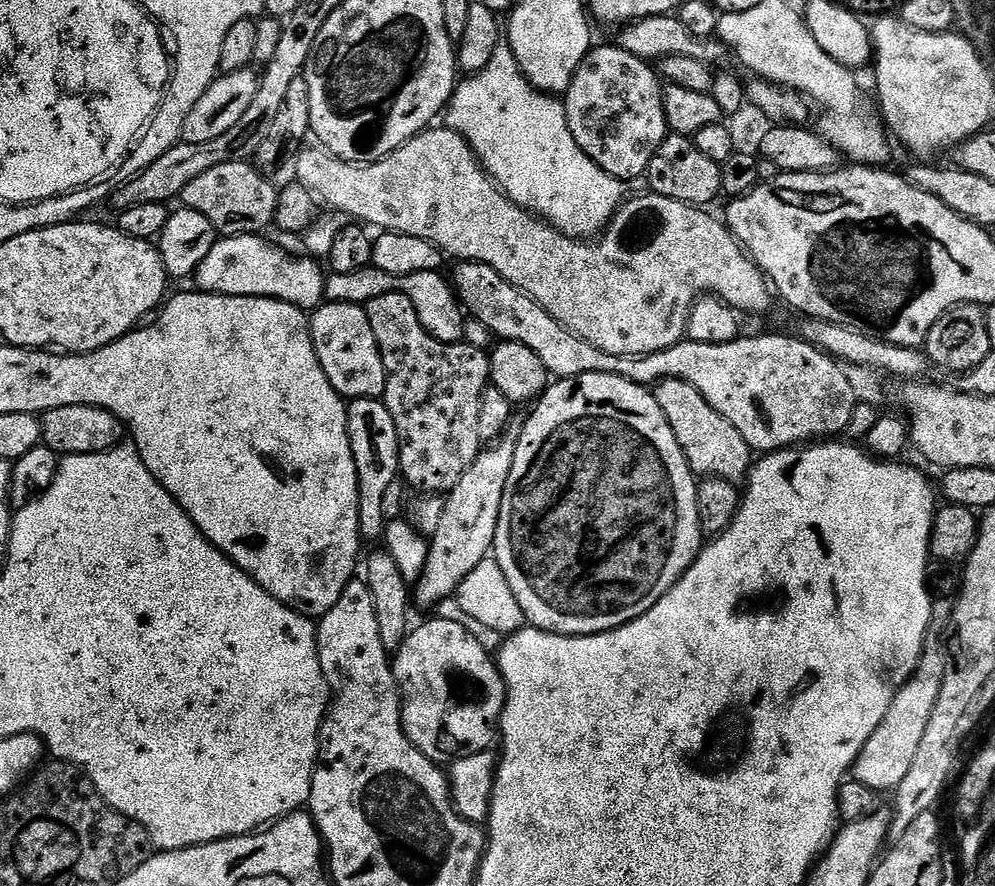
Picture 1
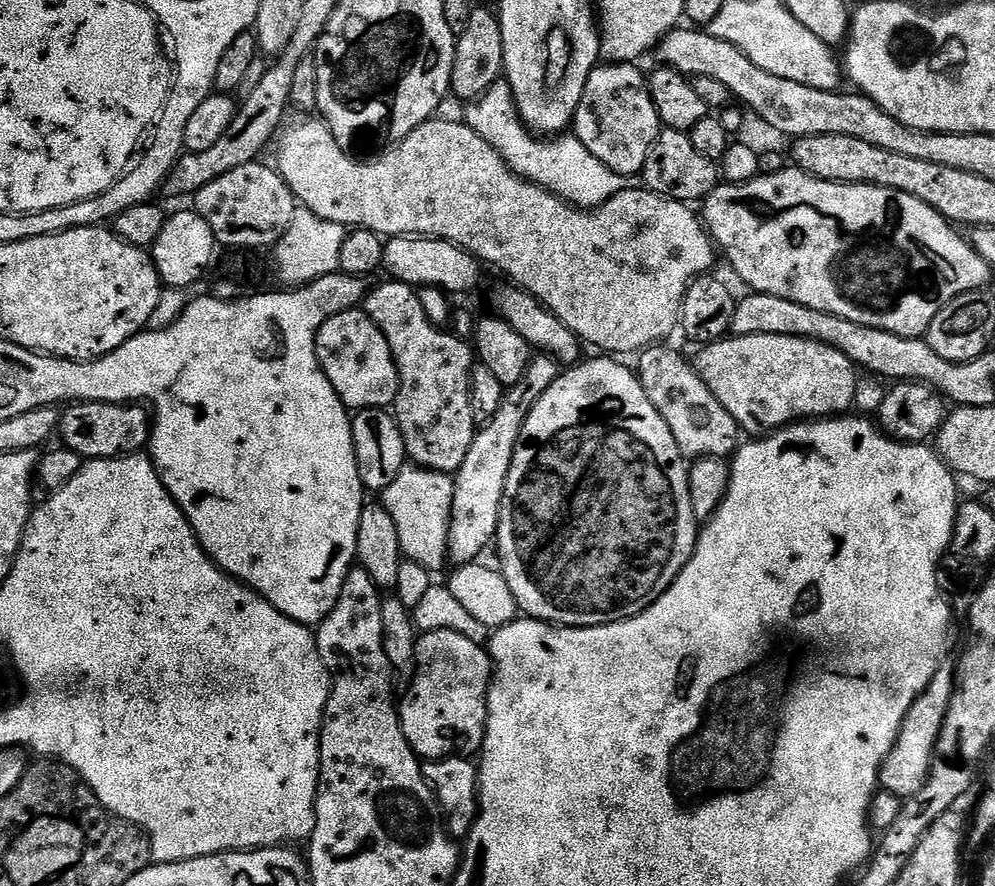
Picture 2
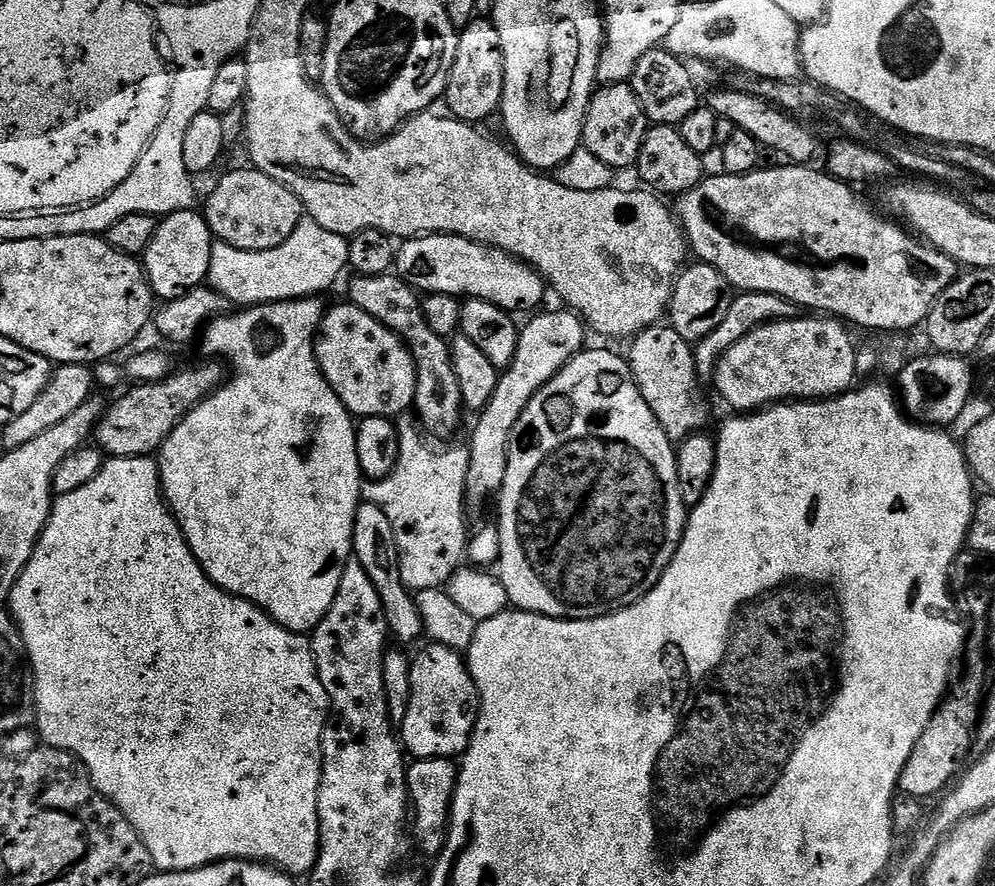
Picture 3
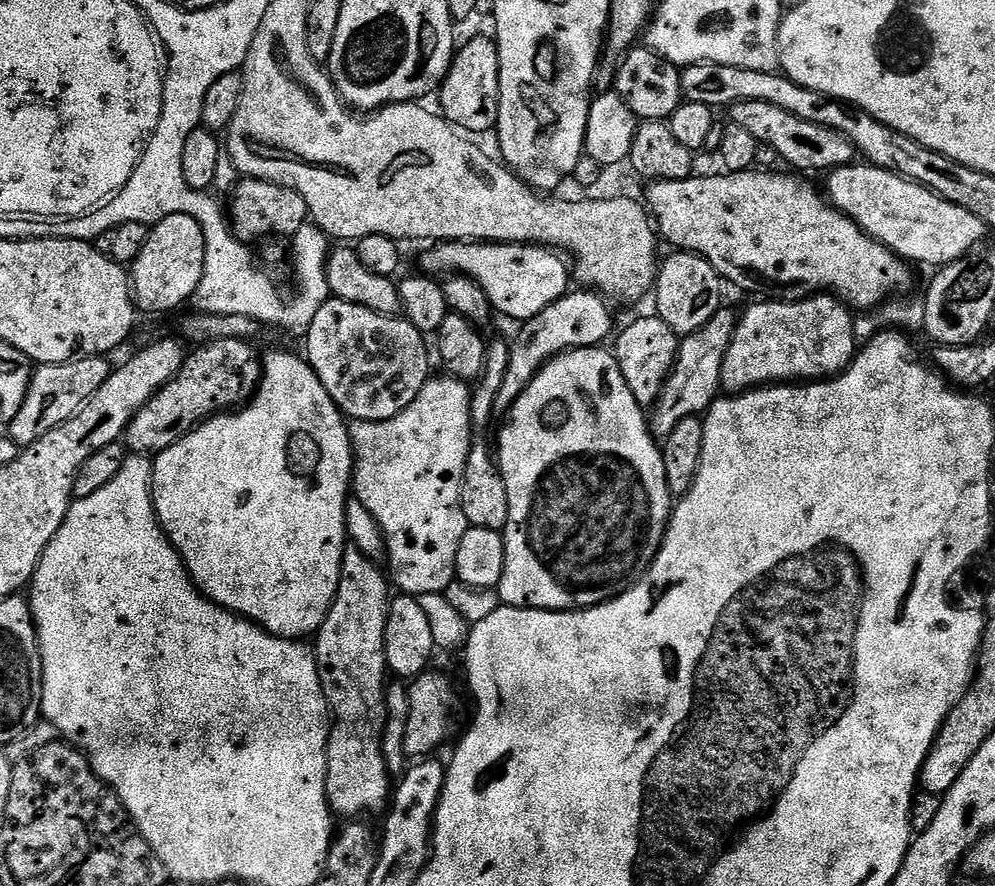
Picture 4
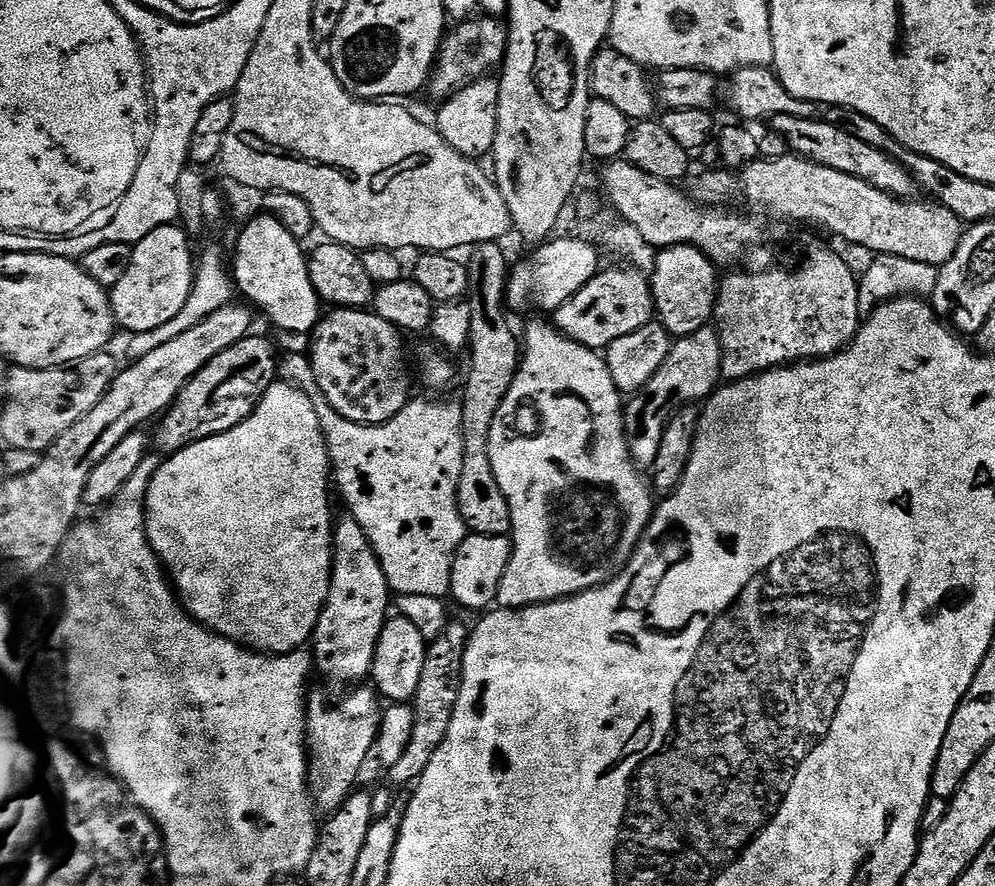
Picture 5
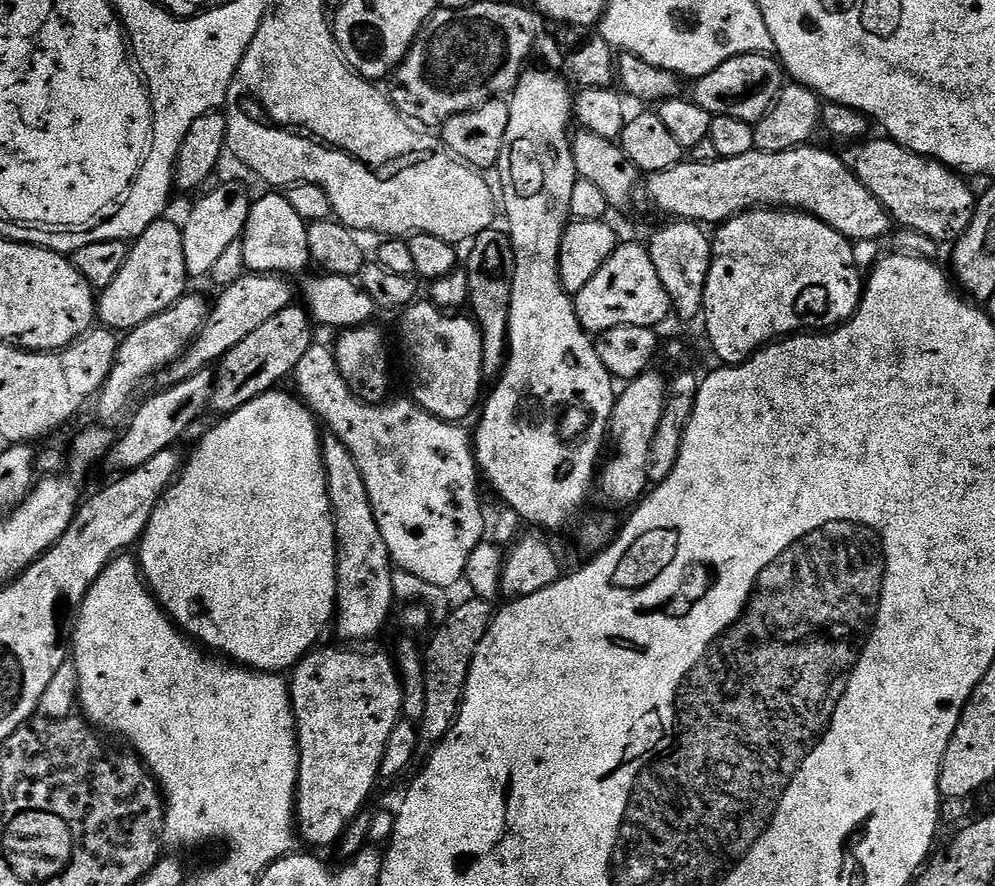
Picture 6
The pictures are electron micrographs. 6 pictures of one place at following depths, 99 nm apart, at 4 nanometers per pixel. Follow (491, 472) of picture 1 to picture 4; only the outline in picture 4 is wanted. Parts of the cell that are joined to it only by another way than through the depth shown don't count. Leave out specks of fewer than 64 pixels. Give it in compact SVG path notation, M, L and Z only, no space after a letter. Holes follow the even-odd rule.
M592 290L569 291L567 296L558 302L546 306L542 314L523 321L519 325L520 333L516 341L511 341L510 366L506 368L506 379L502 382L502 391L498 394L497 409L507 410L530 386L532 379L539 374L541 368L562 352L570 352L574 348L595 348L603 345L604 339L612 332L612 312L609 301L603 295Z

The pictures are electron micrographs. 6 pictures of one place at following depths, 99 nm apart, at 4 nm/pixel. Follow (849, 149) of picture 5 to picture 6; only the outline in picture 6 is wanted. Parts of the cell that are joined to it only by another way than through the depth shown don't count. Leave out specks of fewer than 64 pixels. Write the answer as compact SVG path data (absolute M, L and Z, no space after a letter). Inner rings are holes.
M891 138L884 140L865 139L863 142L856 142L851 145L848 153L843 153L842 159L847 168L854 173L860 184L878 198L878 202L897 225L909 228L912 232L917 232L920 236L925 236L928 240L937 240L944 244L955 242L970 226L970 222L976 216L976 205L978 203L977 193L972 193L972 188L967 179L961 173L953 172L952 169L941 164L939 160L932 160L928 156L920 156L916 152L904 148Z

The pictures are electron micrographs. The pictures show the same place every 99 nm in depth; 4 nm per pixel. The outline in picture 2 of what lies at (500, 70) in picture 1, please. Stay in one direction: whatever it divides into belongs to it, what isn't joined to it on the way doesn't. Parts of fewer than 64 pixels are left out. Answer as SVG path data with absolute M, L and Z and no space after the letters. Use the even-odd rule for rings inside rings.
M498 82L486 95L467 105L466 123L471 126L510 166L510 170L523 180L561 196L567 204L581 210L597 208L623 192L625 177L619 176L610 166L598 162L574 134L560 134L555 138L541 138L533 134L516 110L516 99L507 82Z

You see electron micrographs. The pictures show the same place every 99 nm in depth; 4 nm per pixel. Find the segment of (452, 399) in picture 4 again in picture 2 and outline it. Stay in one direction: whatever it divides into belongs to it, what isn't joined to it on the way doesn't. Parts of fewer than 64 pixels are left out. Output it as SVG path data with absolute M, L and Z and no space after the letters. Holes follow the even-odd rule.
M405 466L398 478L382 492L382 505L394 520L403 557L430 570L448 560L448 535L452 529L452 507L456 481L447 472Z

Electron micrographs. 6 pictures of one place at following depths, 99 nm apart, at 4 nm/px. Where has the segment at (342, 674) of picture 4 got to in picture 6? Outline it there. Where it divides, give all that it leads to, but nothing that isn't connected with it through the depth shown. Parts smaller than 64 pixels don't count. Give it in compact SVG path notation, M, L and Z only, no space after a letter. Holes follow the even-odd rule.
M331 434L323 437L320 449L336 531L334 632L336 628L344 642L368 640L383 630L394 606L391 586L393 561L387 550L386 538L382 538L382 530L378 530L378 522L370 506L370 494L366 494L366 482L362 482L362 470L358 470L354 454L350 454L339 438Z

